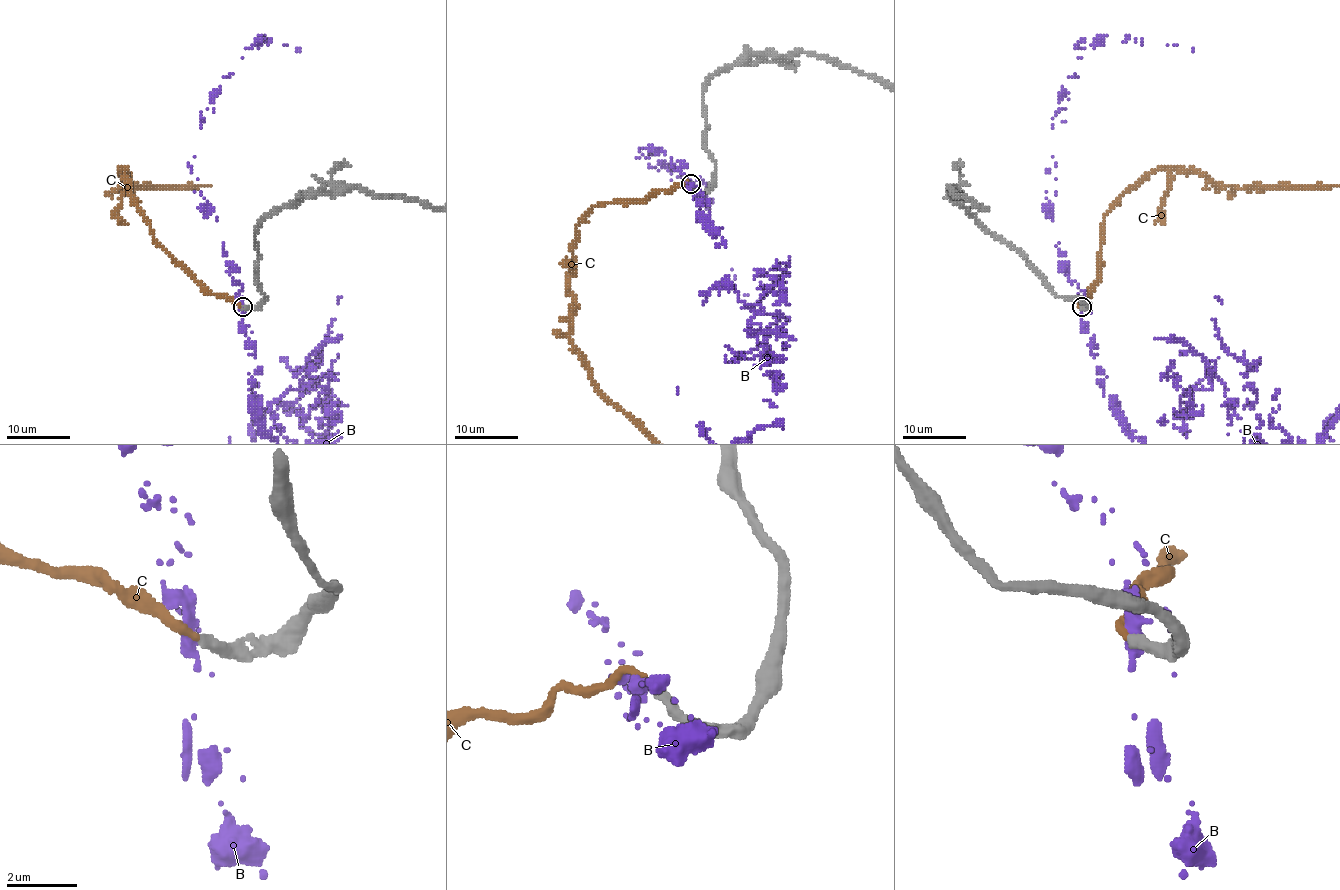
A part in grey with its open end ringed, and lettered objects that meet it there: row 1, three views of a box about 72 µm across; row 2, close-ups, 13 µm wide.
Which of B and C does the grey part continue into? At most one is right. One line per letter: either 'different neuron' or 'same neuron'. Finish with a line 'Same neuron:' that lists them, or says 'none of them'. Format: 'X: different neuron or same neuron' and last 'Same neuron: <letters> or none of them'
B: different neuron
C: same neuron
Same neuron: C

